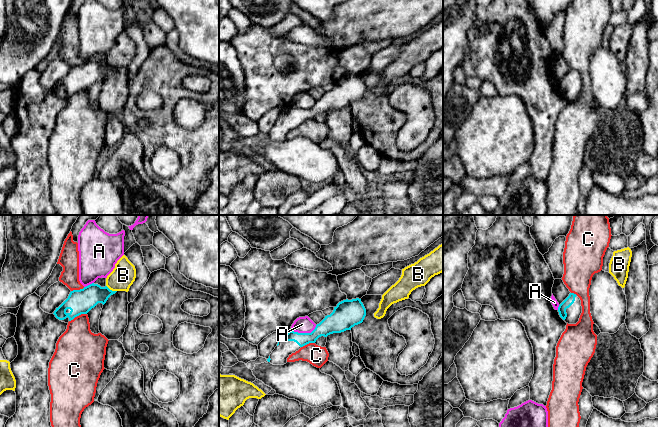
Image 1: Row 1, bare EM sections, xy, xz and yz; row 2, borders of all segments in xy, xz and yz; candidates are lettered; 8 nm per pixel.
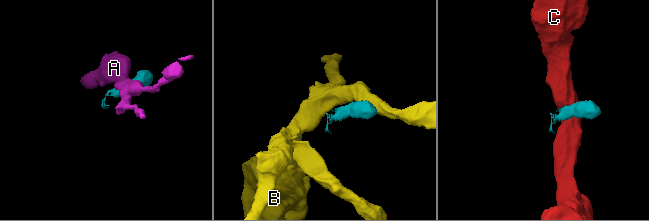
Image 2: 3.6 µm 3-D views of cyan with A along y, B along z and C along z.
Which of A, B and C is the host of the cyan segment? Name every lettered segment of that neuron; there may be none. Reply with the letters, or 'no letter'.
no letter

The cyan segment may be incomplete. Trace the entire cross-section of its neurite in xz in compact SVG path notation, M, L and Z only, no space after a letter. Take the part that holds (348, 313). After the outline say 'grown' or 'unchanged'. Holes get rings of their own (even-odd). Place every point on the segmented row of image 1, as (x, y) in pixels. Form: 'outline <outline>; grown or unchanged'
outline M361 299L343 300L334 307L333 312L316 325L311 333L298 333L290 330L278 342L275 349L267 359L273 365L284 365L287 358L301 347L315 343L321 337L327 337L333 333L341 333L351 330L352 327L363 322L366 309Z; grown

